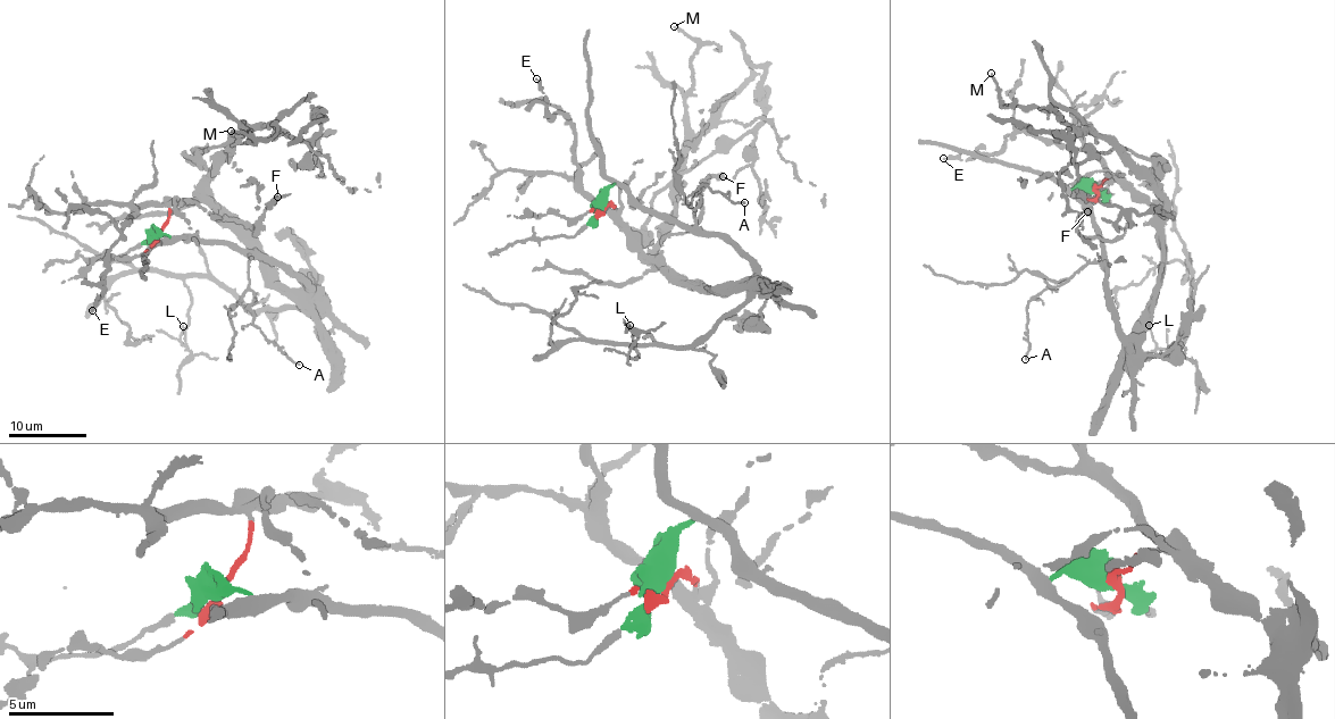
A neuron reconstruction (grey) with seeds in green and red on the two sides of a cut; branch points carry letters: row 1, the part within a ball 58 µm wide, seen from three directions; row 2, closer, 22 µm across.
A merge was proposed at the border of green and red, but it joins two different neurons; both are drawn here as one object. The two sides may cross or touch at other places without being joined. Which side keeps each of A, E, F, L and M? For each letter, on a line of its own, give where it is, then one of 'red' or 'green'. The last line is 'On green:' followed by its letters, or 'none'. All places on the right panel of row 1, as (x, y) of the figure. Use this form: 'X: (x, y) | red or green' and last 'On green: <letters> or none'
A: (1025, 359) | green
E: (943, 158) | red
F: (1087, 211) | red
L: (1149, 325) | green
M: (991, 73) | red
On green: A, L

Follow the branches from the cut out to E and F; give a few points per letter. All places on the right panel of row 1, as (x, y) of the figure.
E: (1095, 191), (1109, 180), (1106, 164), (1093, 153), (1044, 143), (1031, 133), (1009, 134), (1000, 151), (943, 159)
F: (1095, 191), (1106, 180), (1120, 180), (1146, 200), (1154, 214), (1114, 240), (1077, 232), (1077, 217), (1087, 211)

